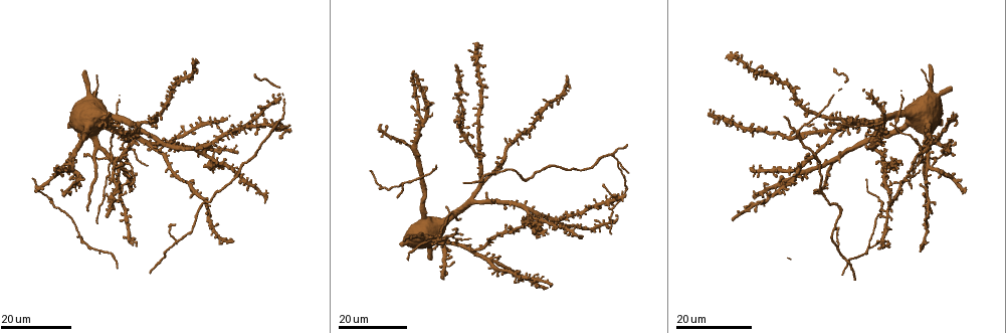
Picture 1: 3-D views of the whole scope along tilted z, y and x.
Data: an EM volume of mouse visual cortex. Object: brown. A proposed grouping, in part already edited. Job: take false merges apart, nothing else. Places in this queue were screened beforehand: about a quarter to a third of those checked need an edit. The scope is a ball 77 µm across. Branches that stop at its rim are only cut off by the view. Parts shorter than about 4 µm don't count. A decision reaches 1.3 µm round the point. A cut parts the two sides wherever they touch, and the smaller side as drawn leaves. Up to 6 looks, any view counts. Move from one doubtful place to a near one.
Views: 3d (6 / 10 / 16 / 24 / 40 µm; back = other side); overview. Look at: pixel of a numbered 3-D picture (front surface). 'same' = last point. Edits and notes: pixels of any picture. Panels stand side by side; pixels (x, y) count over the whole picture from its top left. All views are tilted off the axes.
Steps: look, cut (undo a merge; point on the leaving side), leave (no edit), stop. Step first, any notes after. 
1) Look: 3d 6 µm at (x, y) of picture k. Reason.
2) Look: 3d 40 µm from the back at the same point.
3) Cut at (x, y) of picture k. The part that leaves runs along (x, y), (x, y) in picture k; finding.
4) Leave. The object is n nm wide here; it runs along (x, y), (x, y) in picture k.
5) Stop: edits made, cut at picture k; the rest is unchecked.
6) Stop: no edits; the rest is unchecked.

Look: 3d 24 µm at (796, 133) of picture 1. Two arms in line, one across.

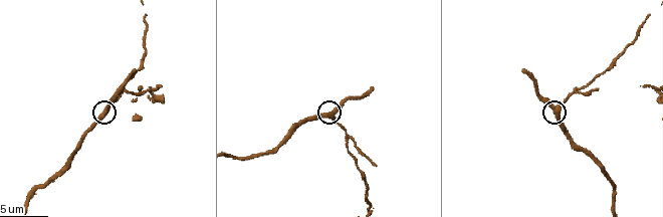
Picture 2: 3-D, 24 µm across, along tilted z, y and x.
Look: 3d 10 µm at (331, 112) of picture 2.

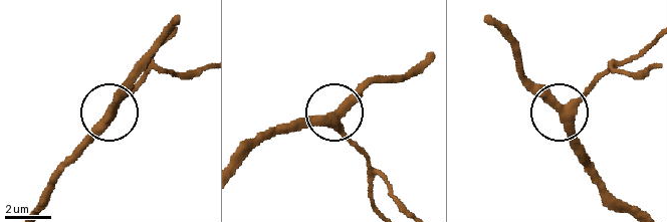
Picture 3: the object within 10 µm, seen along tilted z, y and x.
Look: 3d 6 µm at (563, 114) of picture 3.

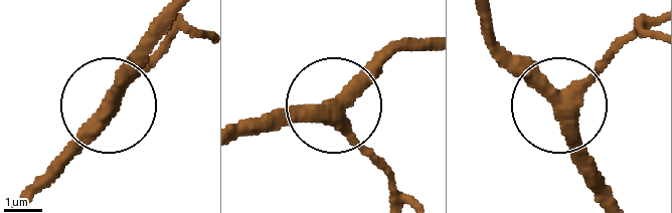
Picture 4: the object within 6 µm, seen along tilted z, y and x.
Leave. 3 arms meet here; continuous, no second cell.

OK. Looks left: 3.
Look: 3d 24 µm at (497, 171) of picture 1.

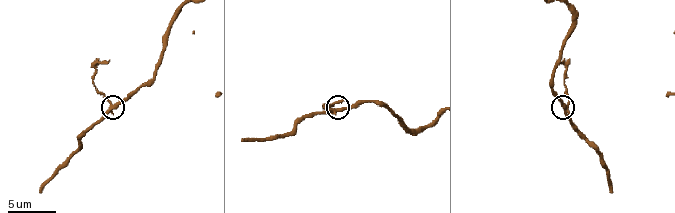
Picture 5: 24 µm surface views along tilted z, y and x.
Look: 3d 10 µm at (334, 111) of picture 5.

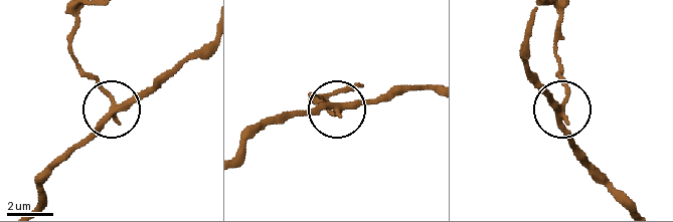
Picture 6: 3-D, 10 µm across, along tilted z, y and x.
Cut at (95, 84) of picture 6. The side arm is 7 µm long; the part that leaves runs along (114, 109), (71, 48), (79, 14) in picture 6; two cells meet here.

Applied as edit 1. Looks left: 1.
Stop: edits made, cut at picture 6; the rest is unchecked.

